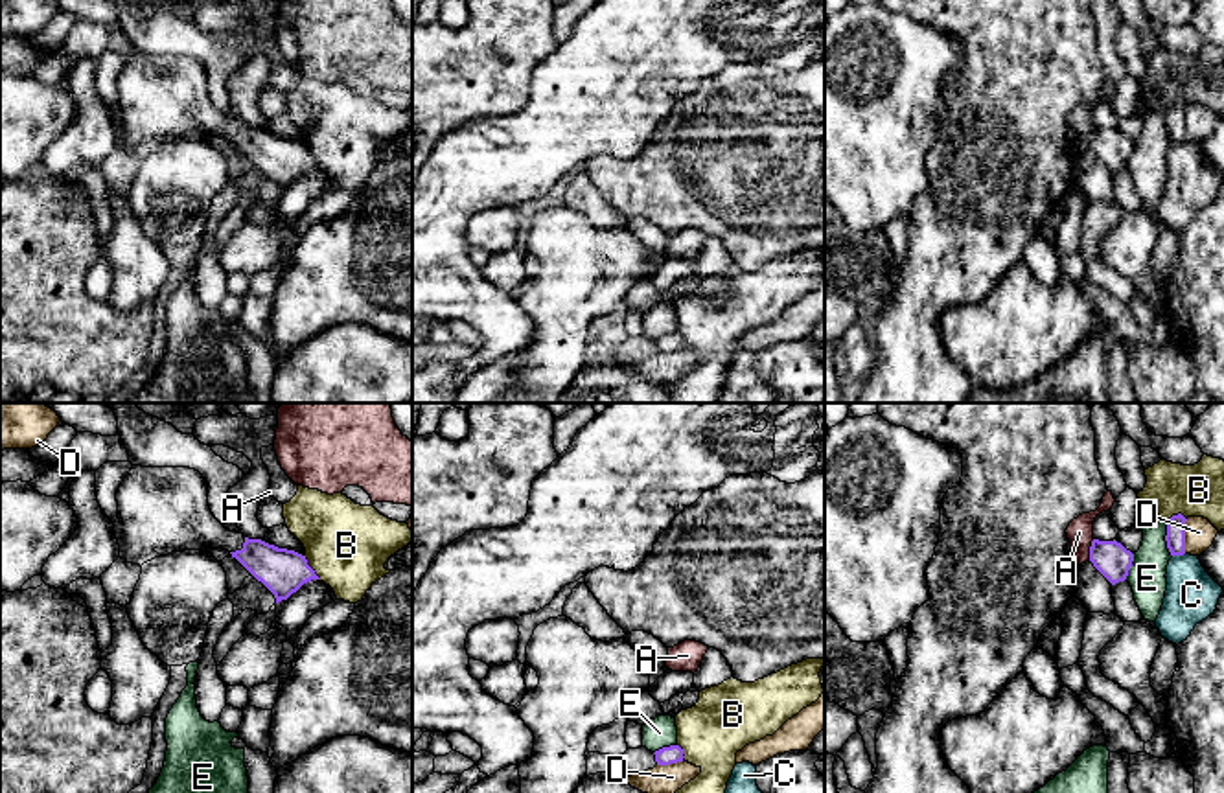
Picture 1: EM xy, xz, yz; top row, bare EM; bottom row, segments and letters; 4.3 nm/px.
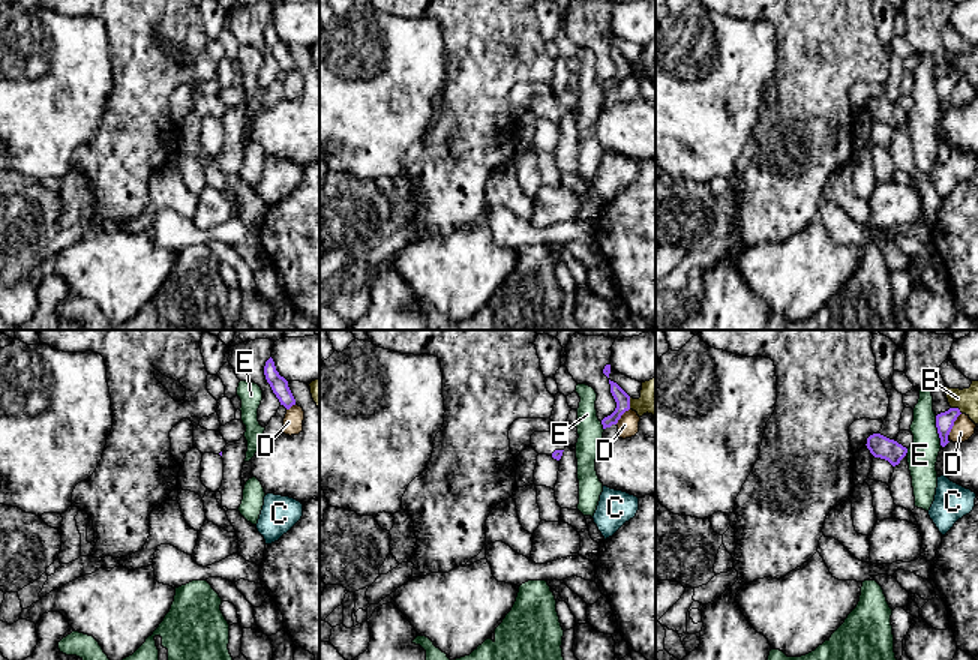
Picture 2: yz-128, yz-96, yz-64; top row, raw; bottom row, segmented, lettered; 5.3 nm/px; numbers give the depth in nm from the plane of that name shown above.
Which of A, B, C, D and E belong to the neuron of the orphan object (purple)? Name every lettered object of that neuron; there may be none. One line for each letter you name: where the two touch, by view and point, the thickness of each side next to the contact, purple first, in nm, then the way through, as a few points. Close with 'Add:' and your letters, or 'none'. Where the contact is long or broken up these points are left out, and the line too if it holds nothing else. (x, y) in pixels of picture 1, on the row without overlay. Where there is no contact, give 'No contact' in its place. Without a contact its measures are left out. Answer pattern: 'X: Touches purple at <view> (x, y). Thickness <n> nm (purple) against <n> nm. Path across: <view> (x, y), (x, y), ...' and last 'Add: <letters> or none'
Add: none

